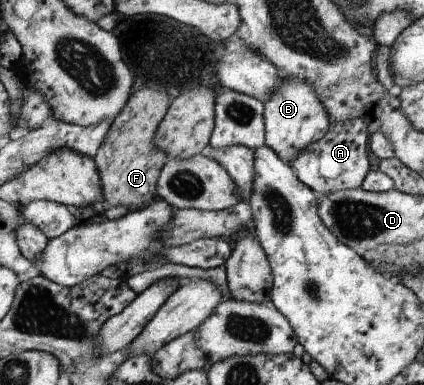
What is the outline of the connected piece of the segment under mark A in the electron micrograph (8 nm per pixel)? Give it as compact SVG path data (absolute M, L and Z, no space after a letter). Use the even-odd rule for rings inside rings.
M361 118L334 123L324 137L301 152L290 165L294 167L300 181L318 195L326 196L341 190L359 189L371 173L368 157L370 136L368 123Z

